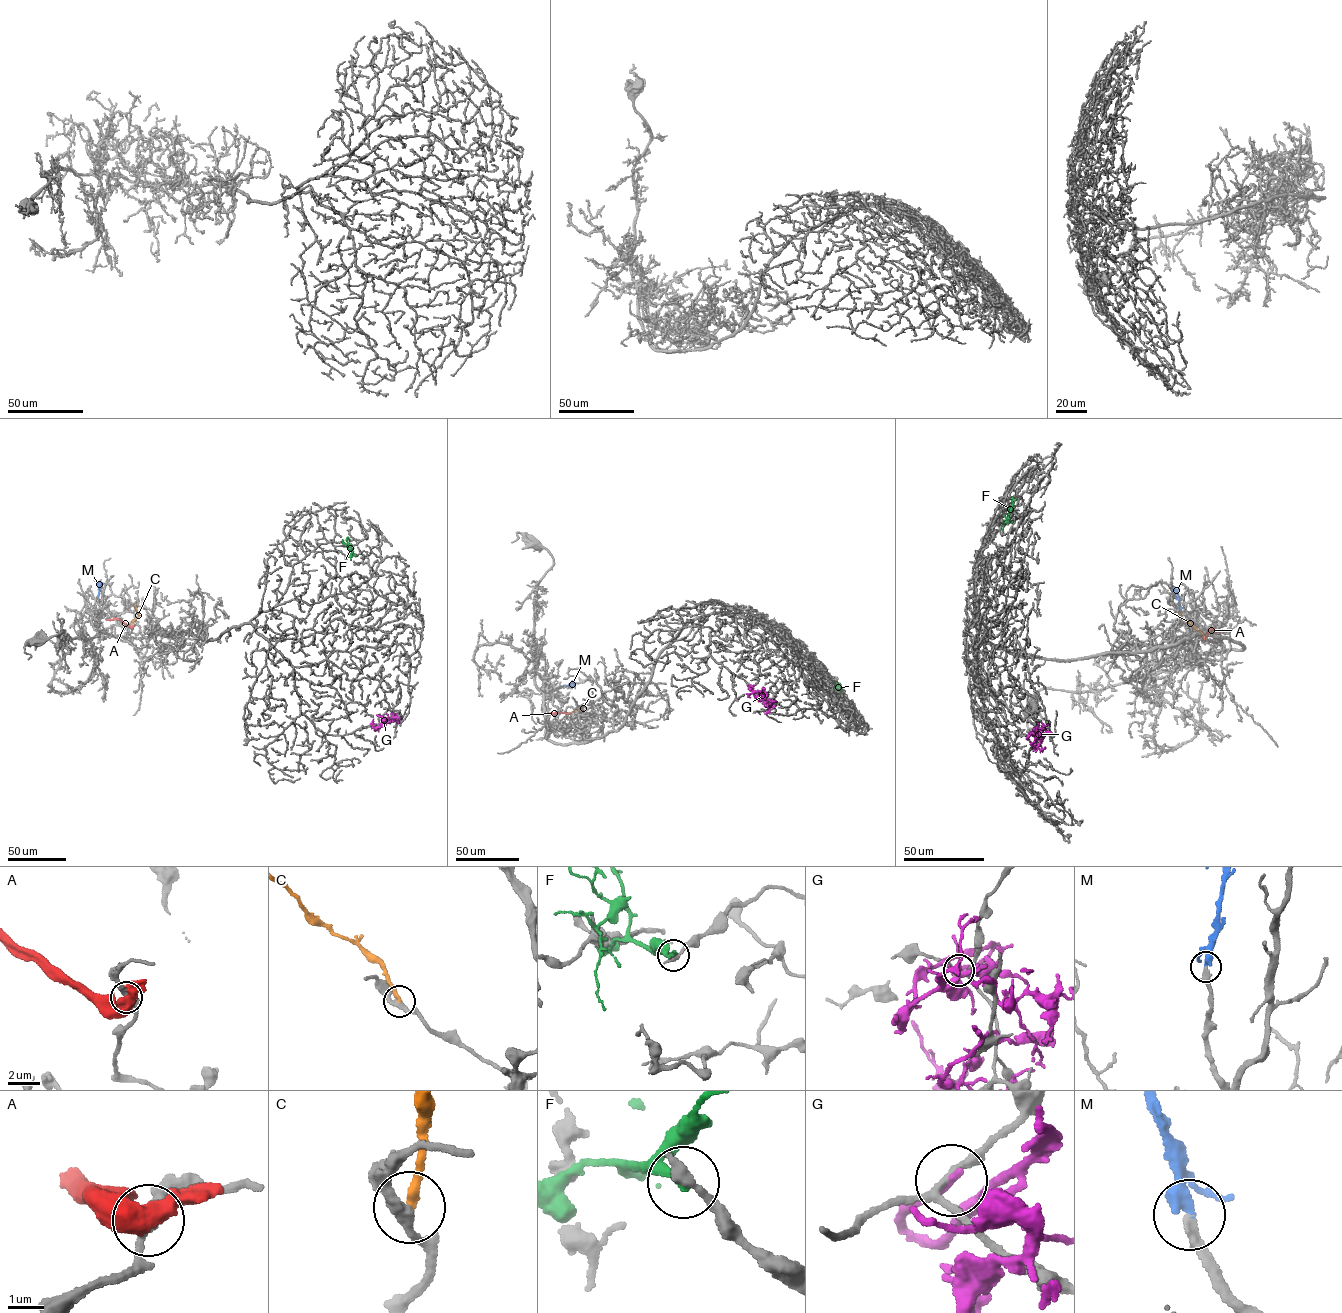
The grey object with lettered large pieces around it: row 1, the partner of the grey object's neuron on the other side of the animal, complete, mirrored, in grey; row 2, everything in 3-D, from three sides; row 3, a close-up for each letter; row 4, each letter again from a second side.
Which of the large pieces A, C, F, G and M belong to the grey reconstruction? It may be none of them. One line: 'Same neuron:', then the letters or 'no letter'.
Same neuron: M

